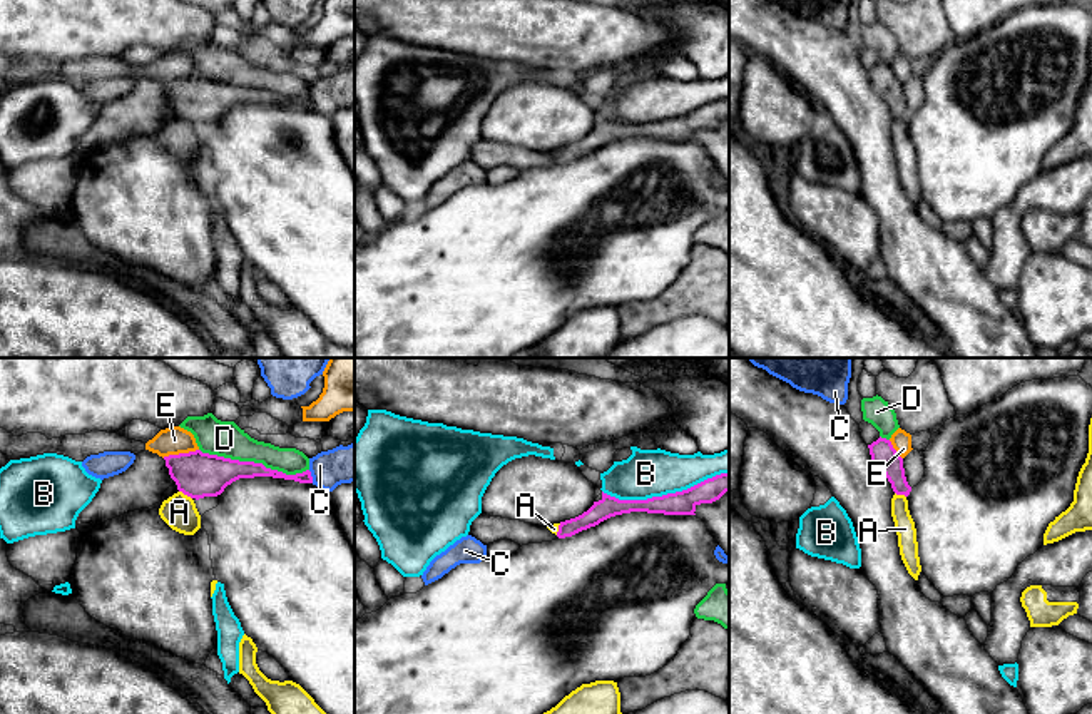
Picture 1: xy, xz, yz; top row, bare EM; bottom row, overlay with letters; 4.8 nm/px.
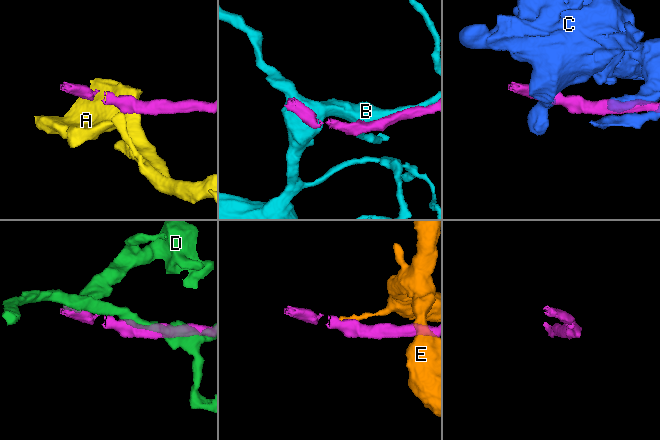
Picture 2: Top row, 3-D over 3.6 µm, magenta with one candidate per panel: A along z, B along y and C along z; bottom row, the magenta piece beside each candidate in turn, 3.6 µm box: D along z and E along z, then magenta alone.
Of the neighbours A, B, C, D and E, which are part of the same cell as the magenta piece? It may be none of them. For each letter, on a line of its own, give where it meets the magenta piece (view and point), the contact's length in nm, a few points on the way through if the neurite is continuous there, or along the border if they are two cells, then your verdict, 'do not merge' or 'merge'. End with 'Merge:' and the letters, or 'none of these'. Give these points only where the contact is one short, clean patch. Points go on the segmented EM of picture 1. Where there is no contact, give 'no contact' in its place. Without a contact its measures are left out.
A: contact xy (186, 494); length 80 nm; border xy (179, 490), (191, 499); do not merge
B: contact xz (664, 495); length 600 nm; do not merge
C: contact xy (311, 477); length 70 nm; do not merge
D: contact xy (253, 462); length 550 nm; merge
E: contact xy (179, 453); length 180 nm; border xy (198, 448), (188, 453), (163, 457); do not merge
Merge: D

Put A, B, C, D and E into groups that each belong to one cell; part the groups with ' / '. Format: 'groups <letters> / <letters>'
groups A / B / C / D / E

